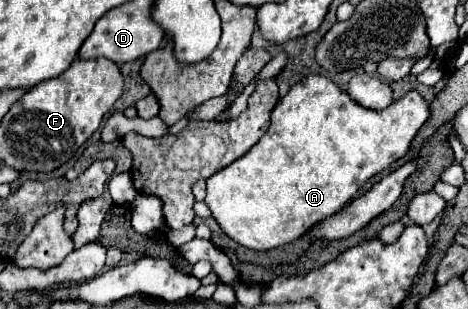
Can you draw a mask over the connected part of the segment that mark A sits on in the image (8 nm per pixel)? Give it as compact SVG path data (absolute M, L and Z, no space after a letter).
M309 75L301 83L293 85L285 99L275 105L267 133L251 147L251 151L207 179L207 197L205 181L197 181L193 185L193 195L197 201L205 199L221 231L235 243L253 251L281 247L299 239L315 223L335 215L367 179L401 159L427 117L429 105L417 91L393 101L387 109L373 111L349 99L347 91L339 89L331 79L323 75Z

